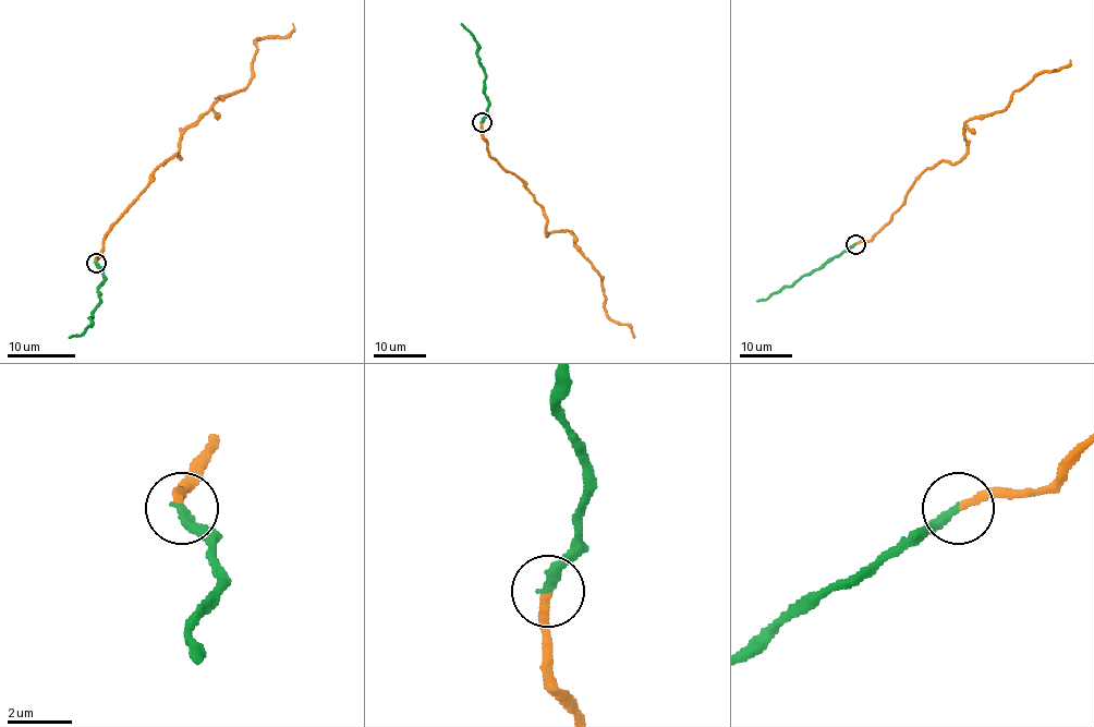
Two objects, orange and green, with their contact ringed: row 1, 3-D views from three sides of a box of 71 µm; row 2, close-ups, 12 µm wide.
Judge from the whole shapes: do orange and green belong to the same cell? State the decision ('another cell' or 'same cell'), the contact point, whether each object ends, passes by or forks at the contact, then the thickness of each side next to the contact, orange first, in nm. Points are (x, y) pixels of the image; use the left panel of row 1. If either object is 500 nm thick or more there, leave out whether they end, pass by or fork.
same cell | (96, 263) | orange ends | green ends | 240/300 nm

